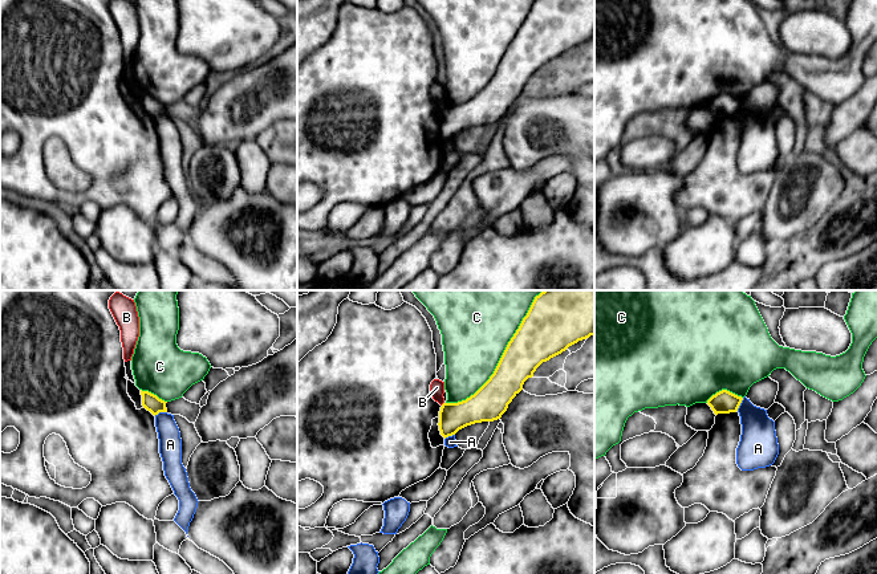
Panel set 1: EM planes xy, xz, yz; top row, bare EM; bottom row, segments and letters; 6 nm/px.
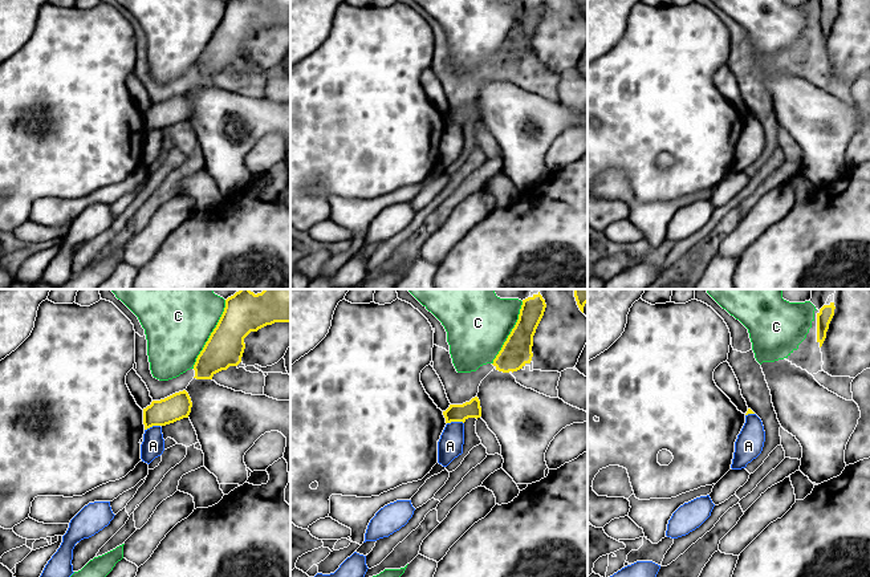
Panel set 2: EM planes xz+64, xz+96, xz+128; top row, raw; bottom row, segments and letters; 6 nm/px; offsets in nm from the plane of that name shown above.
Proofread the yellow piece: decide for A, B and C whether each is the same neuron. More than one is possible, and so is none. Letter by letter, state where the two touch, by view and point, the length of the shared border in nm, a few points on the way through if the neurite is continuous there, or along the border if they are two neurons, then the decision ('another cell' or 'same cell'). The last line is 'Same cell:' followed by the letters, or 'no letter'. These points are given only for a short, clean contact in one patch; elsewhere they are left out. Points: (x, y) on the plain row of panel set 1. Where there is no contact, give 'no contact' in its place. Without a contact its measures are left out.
A: meets yellow in yz at (739, 108); contact 90 nm long; border along yz (743, 101), (737, 113); another cell
B: no contact; another cell
C: meets yellow in xz at (500, 62); contact 850 nm long; another cell
Same cell: no letter

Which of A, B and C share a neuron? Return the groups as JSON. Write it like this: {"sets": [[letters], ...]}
{"sets": [["A"], ["B"], ["C"]]}

